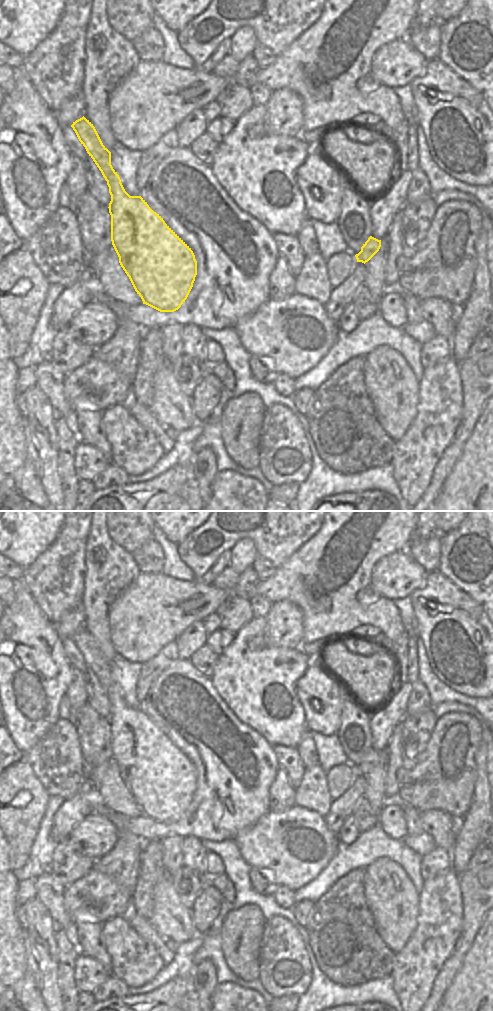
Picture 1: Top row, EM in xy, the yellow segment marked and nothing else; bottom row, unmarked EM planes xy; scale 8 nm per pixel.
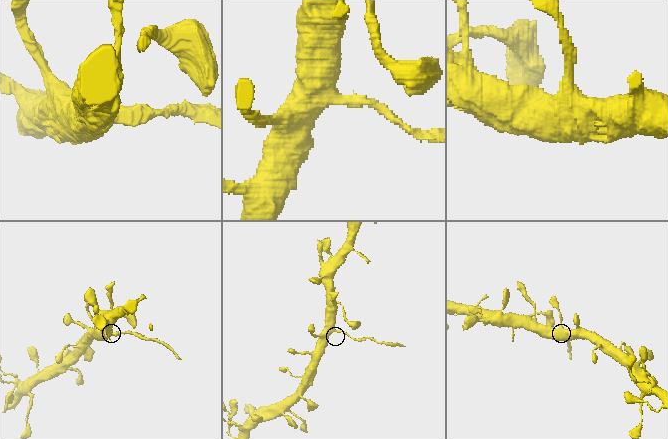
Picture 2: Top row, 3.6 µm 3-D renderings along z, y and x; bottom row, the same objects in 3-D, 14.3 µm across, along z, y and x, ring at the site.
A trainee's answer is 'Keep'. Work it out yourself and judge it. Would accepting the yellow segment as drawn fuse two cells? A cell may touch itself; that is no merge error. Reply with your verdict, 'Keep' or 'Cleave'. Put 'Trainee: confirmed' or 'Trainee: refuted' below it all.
Cleave.
Trainee: refuted

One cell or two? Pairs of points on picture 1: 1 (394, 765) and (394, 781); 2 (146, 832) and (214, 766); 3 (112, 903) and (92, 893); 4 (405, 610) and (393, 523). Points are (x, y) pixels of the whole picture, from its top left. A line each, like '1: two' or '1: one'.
1: one
2: one
3: one
4: two

